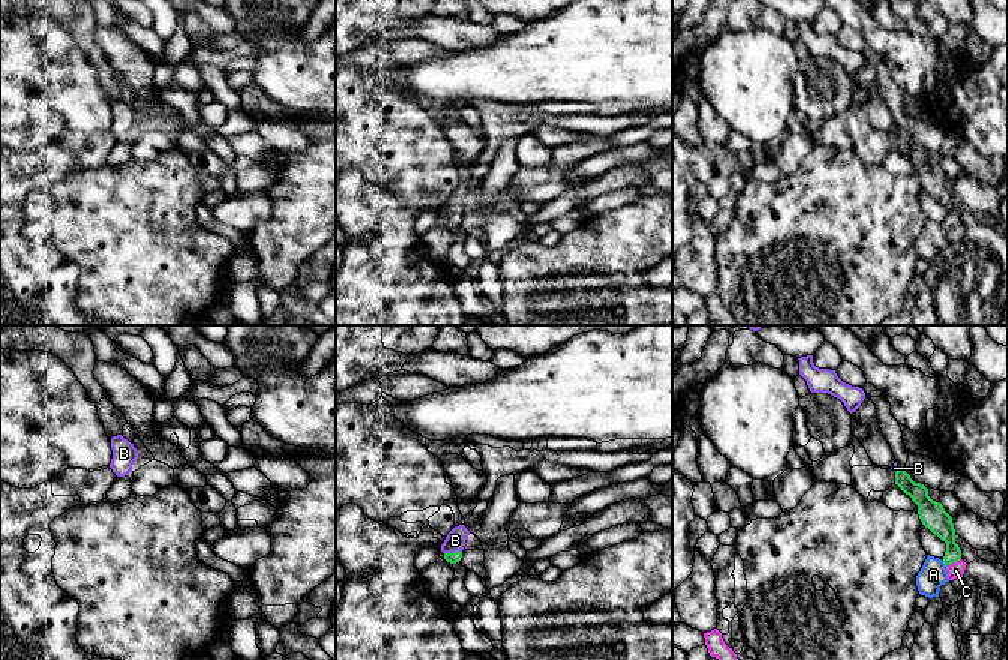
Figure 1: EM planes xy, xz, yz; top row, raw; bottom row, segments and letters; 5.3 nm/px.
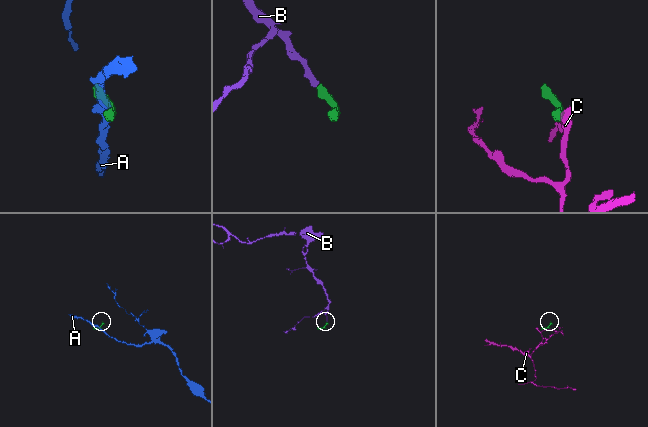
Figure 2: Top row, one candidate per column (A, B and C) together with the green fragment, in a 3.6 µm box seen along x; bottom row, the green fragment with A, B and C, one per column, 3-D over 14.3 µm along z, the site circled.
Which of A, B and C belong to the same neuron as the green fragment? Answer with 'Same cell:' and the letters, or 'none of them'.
Same cell: B

